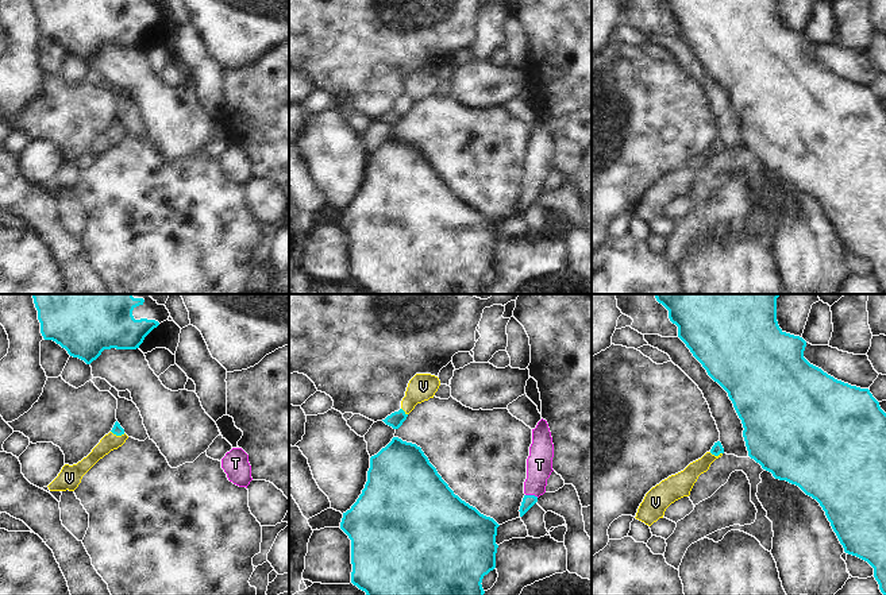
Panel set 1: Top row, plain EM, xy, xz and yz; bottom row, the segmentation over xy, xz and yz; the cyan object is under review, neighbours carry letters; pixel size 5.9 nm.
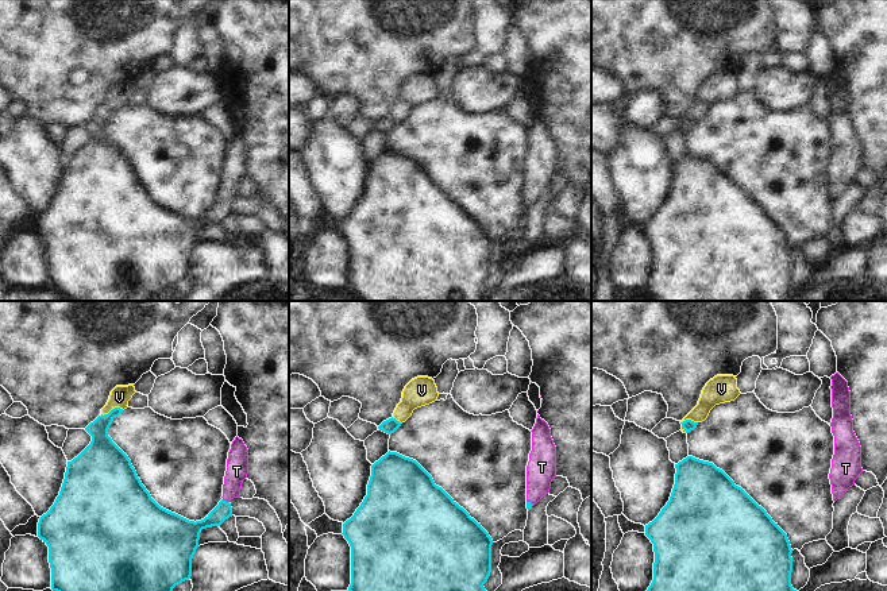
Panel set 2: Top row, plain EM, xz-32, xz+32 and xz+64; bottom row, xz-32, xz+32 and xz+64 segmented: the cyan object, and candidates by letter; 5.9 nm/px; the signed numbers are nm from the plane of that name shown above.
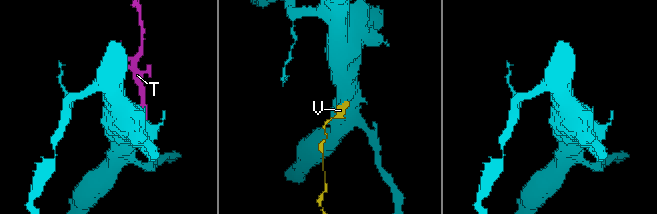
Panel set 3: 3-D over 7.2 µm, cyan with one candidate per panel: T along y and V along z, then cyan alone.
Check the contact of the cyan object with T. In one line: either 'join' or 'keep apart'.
join

